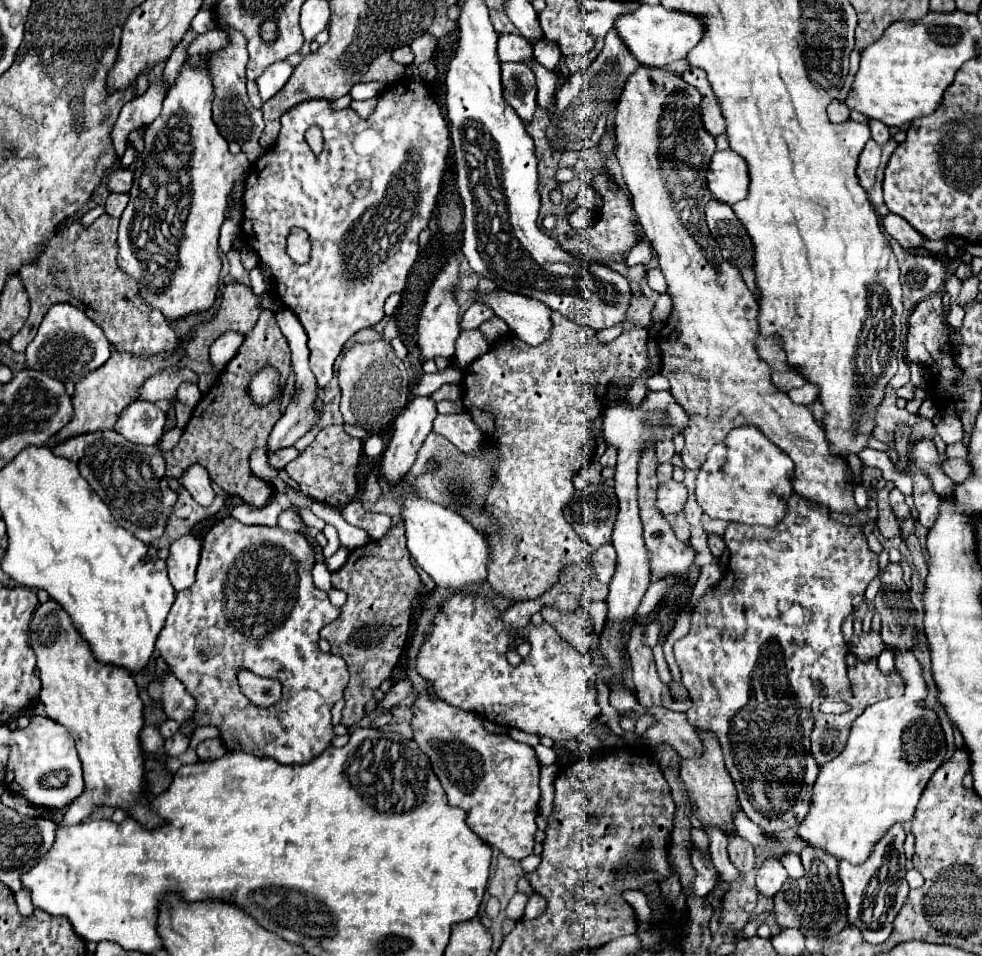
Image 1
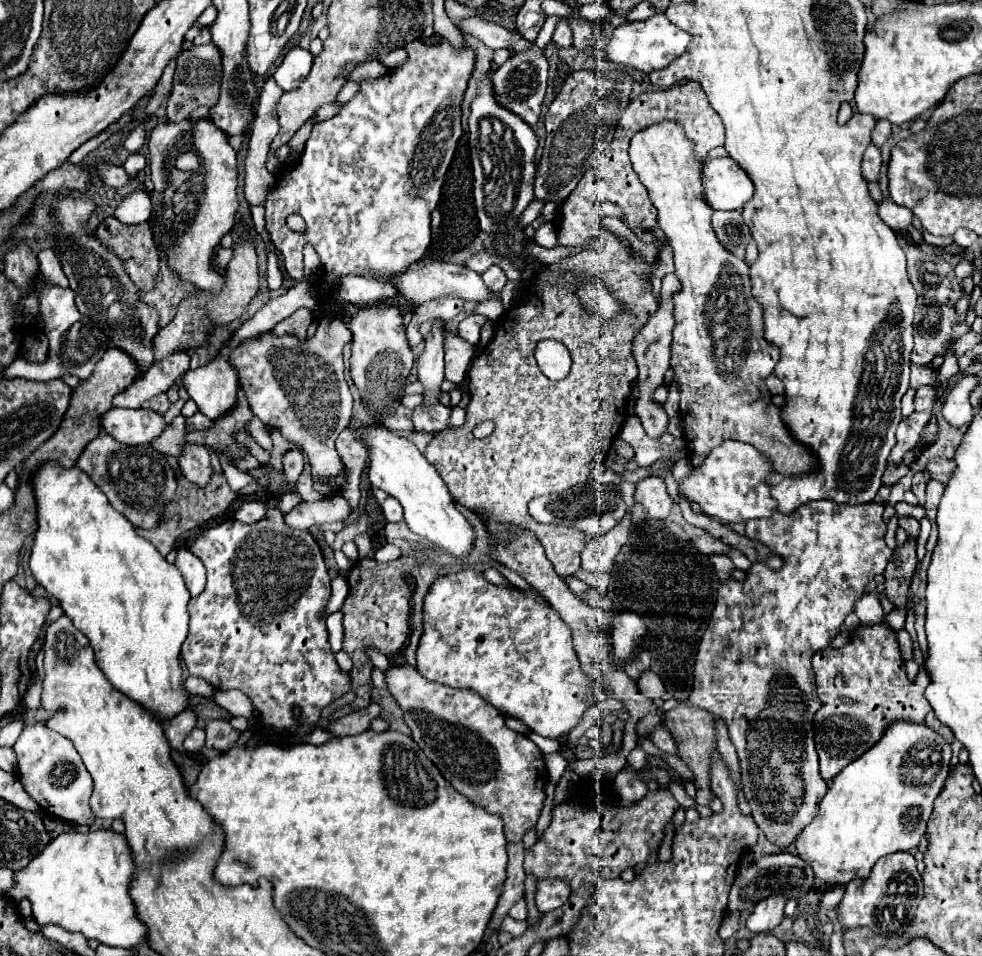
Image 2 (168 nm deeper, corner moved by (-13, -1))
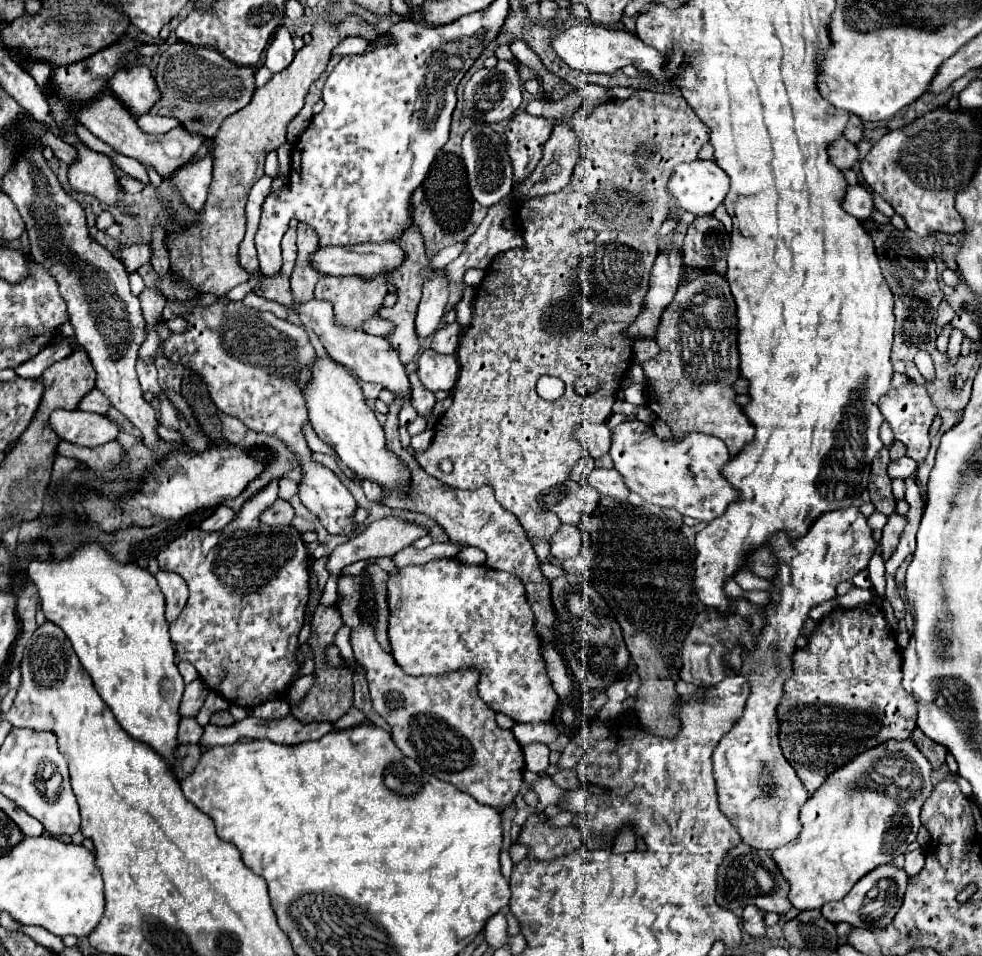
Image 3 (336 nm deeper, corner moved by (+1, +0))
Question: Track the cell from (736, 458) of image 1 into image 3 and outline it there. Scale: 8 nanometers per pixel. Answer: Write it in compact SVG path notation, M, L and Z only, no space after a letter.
M639 420L621 422L611 430L611 458L615 470L621 474L625 486L639 494L645 502L675 508L683 516L691 516L703 522L711 522L721 516L729 502L737 498L735 488L721 476L721 468L729 462L729 452L725 442L709 434L689 432L681 438L661 440L653 432L653 428Z

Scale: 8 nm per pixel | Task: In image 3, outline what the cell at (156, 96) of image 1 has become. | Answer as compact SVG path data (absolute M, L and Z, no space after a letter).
M124 175L119 178L119 184L126 192L134 194L140 192L144 188L144 184L135 178Z

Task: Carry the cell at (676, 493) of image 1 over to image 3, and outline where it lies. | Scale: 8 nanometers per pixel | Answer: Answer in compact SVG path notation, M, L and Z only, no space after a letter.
M593 468L581 482L595 488L599 494L607 494L617 500L627 500L629 496L629 488L623 484L621 476L615 470Z

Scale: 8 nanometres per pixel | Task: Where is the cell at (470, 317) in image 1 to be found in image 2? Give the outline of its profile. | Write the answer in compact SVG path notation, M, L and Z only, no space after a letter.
M469 315L469 317L465 317L461 323L459 323L459 335L465 339L465 341L469 341L471 345L477 345L477 341L479 341L479 331L481 331L481 327L487 323L487 317L485 315Z

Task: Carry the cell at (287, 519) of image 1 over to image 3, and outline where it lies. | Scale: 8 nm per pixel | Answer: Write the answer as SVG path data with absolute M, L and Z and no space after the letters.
M275 500L271 504L271 508L267 508L265 512L261 512L261 522L263 524L271 524L271 526L279 526L279 524L291 524L295 512L291 508L289 502L283 500Z

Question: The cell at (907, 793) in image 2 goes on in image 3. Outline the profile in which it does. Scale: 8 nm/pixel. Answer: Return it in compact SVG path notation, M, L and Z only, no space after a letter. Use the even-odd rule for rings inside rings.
M903 740L903 752L891 752L885 744L875 746L833 772L833 776L829 776L829 780L825 780L825 784L821 784L821 788L817 788L817 792L811 794L803 804L803 830L799 838L787 846L773 850L771 854L789 884L789 902L793 904L793 908L799 912L819 910L825 902L841 900L873 868L893 864L897 856L905 854L907 846L917 838L917 830L921 826L921 806L929 798L931 790L931 764L911 740ZM873 766L875 788L871 790L867 788L867 782Z

